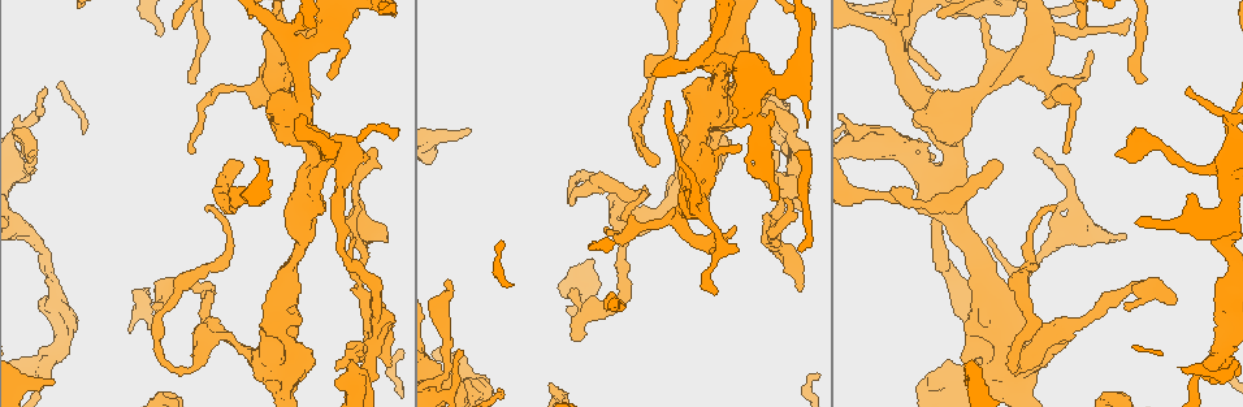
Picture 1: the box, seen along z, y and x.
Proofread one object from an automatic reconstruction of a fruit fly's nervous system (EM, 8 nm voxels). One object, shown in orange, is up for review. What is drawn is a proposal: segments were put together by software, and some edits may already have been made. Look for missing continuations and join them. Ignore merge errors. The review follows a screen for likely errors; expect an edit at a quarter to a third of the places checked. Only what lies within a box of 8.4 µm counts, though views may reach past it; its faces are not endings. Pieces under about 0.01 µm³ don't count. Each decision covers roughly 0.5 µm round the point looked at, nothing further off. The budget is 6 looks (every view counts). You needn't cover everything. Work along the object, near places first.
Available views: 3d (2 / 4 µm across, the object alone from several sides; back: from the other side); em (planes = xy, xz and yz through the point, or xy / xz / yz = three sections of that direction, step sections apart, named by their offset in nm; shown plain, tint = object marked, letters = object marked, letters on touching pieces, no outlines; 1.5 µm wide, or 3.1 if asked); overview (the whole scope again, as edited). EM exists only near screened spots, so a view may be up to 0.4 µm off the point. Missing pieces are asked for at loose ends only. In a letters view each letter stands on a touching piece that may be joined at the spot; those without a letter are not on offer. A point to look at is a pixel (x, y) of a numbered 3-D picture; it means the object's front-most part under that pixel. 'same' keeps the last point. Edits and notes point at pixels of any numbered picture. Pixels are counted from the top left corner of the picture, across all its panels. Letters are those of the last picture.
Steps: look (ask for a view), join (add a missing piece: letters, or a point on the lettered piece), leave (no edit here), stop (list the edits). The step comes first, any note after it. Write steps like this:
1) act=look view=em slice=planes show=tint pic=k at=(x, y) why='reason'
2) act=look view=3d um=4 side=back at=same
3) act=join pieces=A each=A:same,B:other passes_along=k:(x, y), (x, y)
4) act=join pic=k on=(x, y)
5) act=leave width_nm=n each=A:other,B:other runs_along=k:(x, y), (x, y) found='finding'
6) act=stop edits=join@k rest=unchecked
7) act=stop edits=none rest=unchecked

act=look view=em slice=planes show=letters pic=1 at=(572, 289) why='free end'

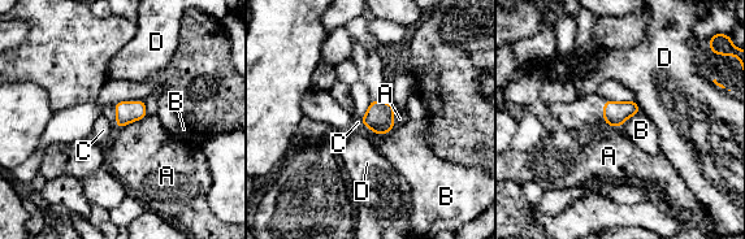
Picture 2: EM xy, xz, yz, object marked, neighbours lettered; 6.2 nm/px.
act=leave longest_contact=B:220nm each=A:other,B:other,C:other,D:other border=2:(147, 114), (116, 127) found='none of them fits'

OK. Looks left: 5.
act=look view=em um=3.1 slice=planes show=letters pic=1 at=(53, 379) why='branch stops here'

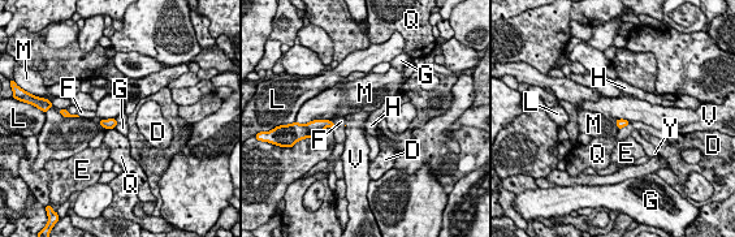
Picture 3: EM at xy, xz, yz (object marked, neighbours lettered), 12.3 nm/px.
act=leave each=D:other,E:other,F:other,G:other,H:other,L:other,M:other,Q:other,V:other,Y:other border=3:(115, 119), (117, 123) found='none of them fits'

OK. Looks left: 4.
act=look view=3d um=2 pic=1 at=(998, 167) why='long arm stops here'

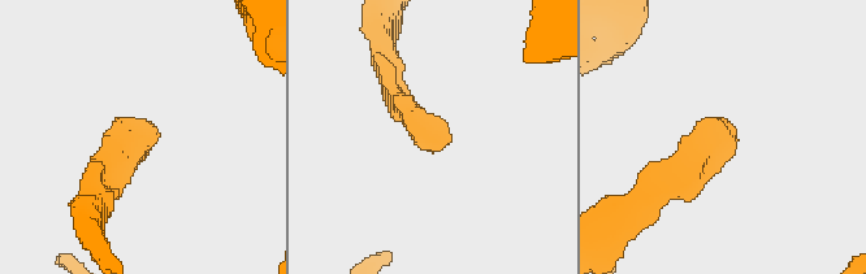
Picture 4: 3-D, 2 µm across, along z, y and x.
act=look view=em slice=xy step=8 show=letters pic=4 at=(450, 135) why='now the EM'

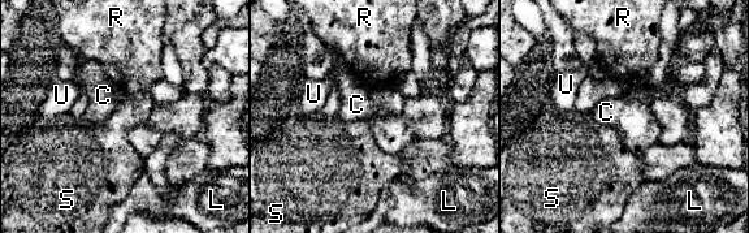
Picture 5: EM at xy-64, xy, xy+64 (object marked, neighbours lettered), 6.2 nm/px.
act=look view=em slice=yz step=4 show=letters at=same why='another direction'

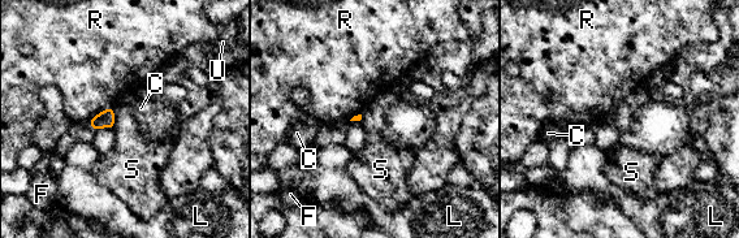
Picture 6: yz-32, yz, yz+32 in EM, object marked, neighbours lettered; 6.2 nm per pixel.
act=leave longest_contact=R:200nm each=C:other,F:other,L:other,R:other,S:other,U:other border=6:(112, 107), (99, 112), (86, 124) found='none of them fits'

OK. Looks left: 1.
act=stop edits=none rest=unchecked

